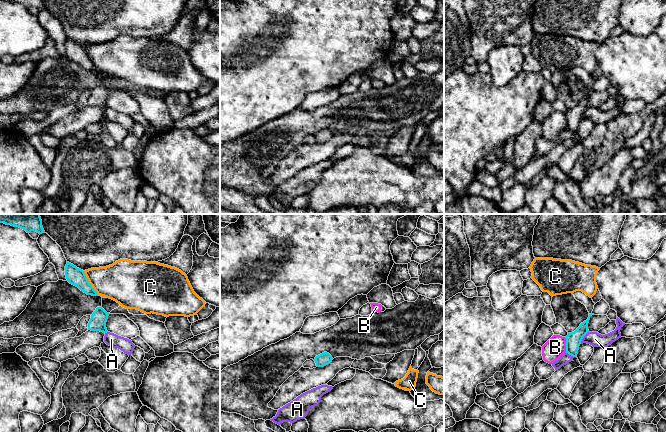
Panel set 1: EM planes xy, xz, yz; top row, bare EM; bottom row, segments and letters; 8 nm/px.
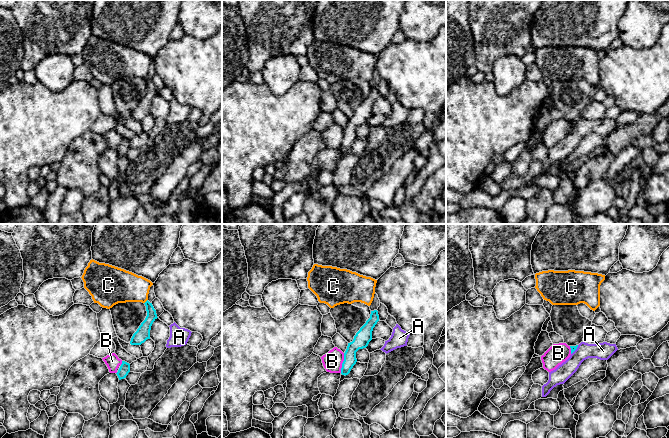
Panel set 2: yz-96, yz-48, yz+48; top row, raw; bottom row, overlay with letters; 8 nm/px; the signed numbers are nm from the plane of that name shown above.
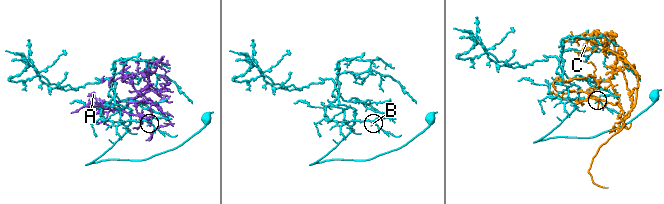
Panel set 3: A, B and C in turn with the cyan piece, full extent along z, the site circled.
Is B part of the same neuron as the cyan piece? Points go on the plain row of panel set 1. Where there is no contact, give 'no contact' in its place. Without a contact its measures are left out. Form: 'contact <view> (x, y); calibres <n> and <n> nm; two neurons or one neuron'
contact yz (566, 121); calibres 130 and 170 nm; two neurons

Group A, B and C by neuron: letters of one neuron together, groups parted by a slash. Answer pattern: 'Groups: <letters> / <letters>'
Groups: A / B / C

